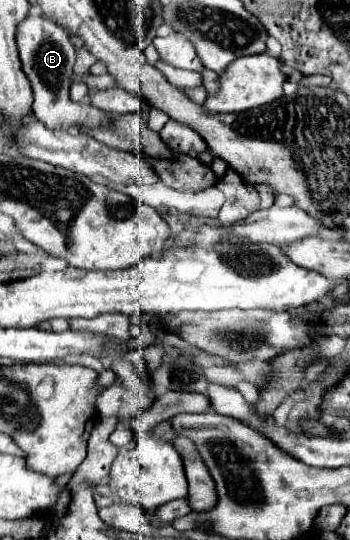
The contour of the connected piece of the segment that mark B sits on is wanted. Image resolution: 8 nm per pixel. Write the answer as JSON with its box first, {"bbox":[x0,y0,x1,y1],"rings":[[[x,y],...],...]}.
{"bbox":[16,17,112,131],"rings":[[[26,17],[18,25],[16,43],[18,43],[20,61],[22,61],[22,71],[26,73],[26,77],[32,83],[32,91],[34,91],[32,109],[34,109],[34,115],[38,117],[38,121],[42,121],[48,129],[66,129],[66,131],[70,131],[70,129],[90,131],[90,129],[98,129],[98,127],[110,123],[112,113],[92,107],[90,103],[74,103],[70,99],[76,49],[72,47],[66,31],[62,31],[58,25],[54,25],[48,19]]]}

